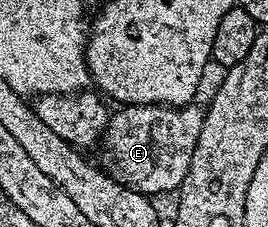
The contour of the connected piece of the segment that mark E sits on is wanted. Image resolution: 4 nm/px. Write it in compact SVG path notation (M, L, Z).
M190 104L187 106L126 106L122 105L120 108L114 109L109 116L109 123L105 125L105 132L103 135L103 147L109 153L109 162L117 169L115 171L115 178L122 185L129 187L139 193L147 190L166 190L171 186L176 186L177 182L181 181L181 175L185 174L186 166L189 164L189 153L193 148L193 144L197 139L198 126L205 121L205 111L197 104Z

